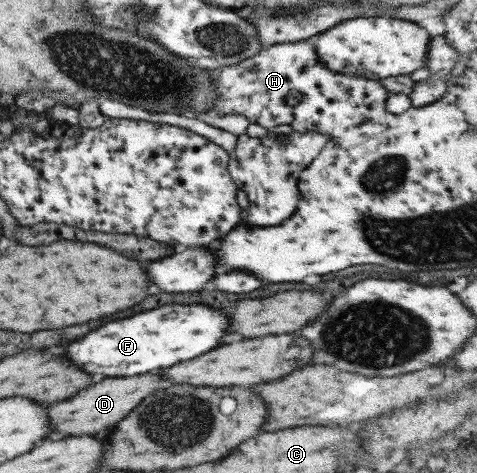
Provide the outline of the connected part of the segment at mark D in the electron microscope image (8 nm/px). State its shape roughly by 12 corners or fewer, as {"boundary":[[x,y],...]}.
{"boundary":[[162,377],[102,379],[48,409],[58,435],[114,427]]}

